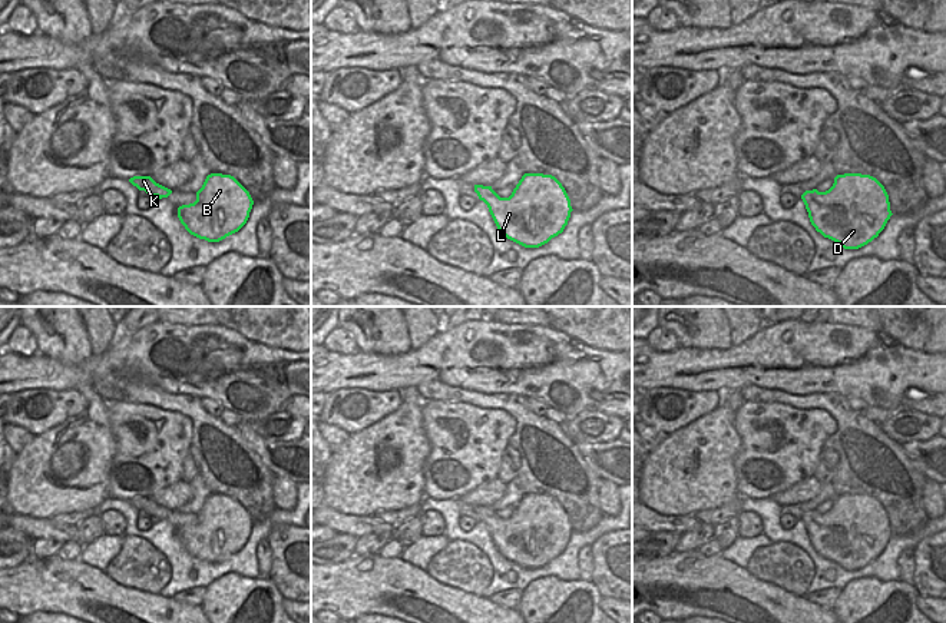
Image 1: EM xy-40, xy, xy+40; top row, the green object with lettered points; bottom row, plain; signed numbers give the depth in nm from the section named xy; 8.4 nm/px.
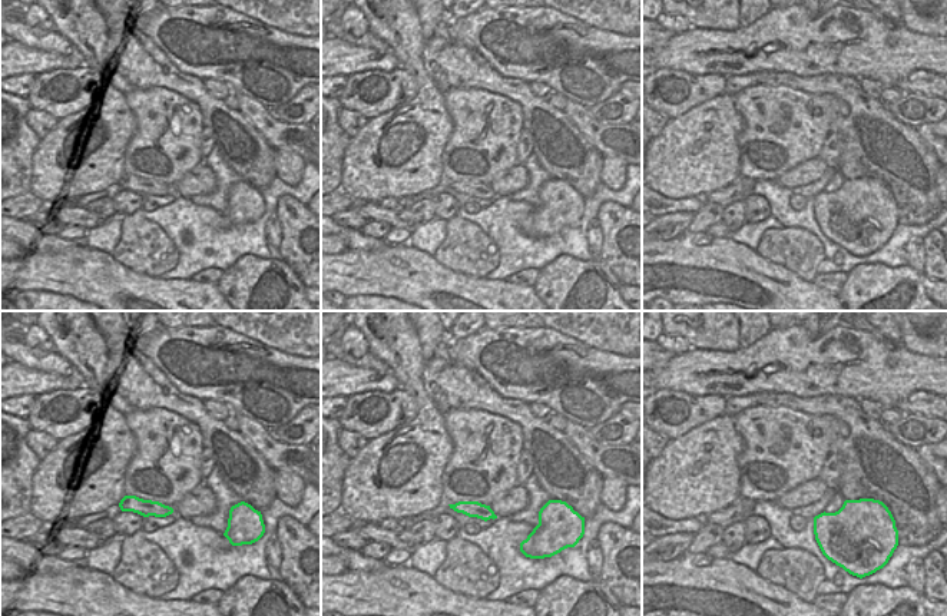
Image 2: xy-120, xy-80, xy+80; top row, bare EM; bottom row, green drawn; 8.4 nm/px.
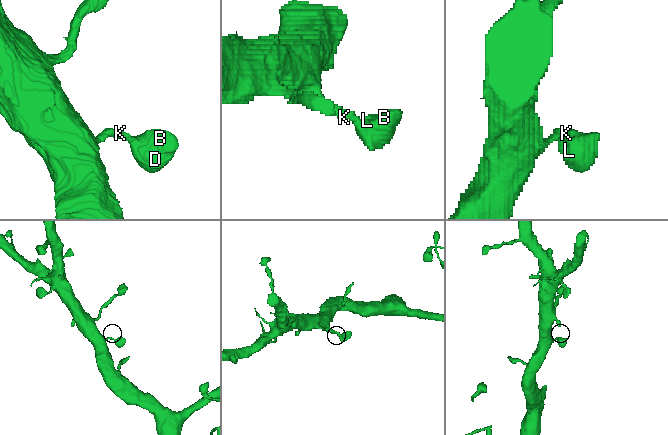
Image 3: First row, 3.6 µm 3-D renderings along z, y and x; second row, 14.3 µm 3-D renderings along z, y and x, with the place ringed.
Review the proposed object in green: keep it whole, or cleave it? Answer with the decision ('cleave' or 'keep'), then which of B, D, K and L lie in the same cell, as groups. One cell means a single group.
keep; groups B D K L

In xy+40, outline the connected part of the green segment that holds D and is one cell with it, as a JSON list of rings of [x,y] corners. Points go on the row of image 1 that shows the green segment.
[[[837,175],[828,190],[806,190],[801,199],[816,231],[844,249],[871,242],[893,215],[884,186],[870,175]]]

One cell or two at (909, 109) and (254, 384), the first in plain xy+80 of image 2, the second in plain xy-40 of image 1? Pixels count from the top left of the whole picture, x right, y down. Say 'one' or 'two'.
two

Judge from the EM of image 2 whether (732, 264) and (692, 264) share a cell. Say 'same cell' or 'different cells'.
same cell

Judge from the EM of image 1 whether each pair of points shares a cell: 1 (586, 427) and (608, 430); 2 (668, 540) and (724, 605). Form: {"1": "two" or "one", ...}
{"1": "one", "2": "two"}

